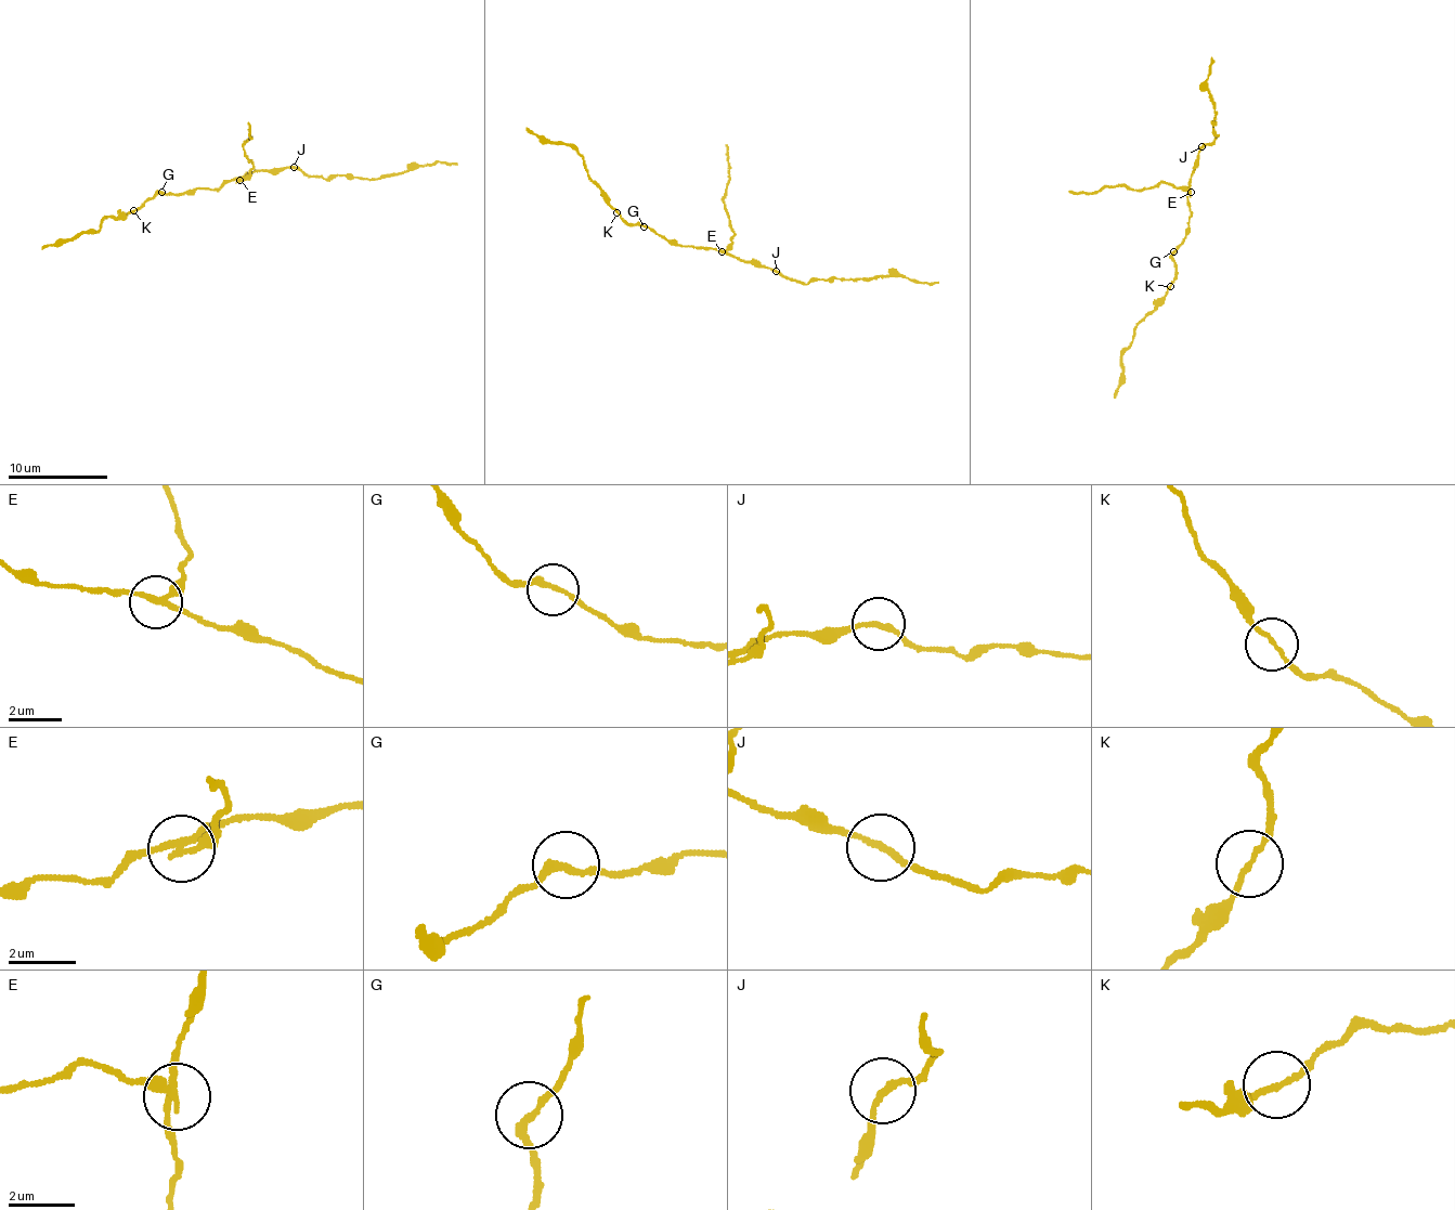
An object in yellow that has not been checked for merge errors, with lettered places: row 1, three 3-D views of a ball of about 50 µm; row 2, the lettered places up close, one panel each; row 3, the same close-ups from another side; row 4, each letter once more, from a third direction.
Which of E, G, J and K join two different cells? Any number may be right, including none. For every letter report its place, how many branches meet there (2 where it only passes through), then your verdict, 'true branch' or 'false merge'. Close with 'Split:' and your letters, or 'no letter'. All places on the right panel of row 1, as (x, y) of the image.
E: at (1191, 192); 3 branches meet; false merge
G: at (1173, 251); 2 branches meet; true branch
J: at (1202, 146); 2 branches meet; false merge
K: at (1170, 286); 2 branches meet; true branch
Split: E, J

